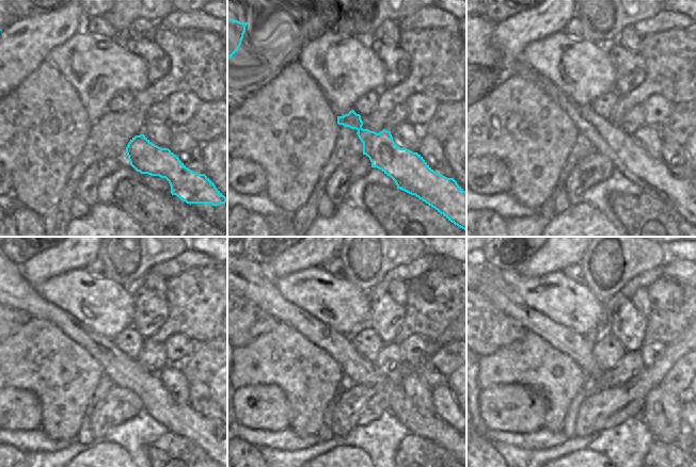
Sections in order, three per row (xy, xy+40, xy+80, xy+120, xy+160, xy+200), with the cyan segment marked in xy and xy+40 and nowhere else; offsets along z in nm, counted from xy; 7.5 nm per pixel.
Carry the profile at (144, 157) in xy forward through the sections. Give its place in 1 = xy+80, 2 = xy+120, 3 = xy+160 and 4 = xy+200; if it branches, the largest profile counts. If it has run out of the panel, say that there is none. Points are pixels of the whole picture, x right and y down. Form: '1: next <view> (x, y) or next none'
1: next xy+80 (651, 175)
2: next xy+120 (10, 288)
3: next xy+160 (249, 279)
4: next xy+200 (497, 291)

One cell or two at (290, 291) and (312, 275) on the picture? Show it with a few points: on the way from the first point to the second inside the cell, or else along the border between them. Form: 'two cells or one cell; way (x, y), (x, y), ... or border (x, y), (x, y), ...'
one cell; way (297, 289), (302, 289), (310, 282)

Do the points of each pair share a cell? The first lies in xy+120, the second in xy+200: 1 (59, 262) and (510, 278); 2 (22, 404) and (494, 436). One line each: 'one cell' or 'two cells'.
1: two cells
2: two cells

